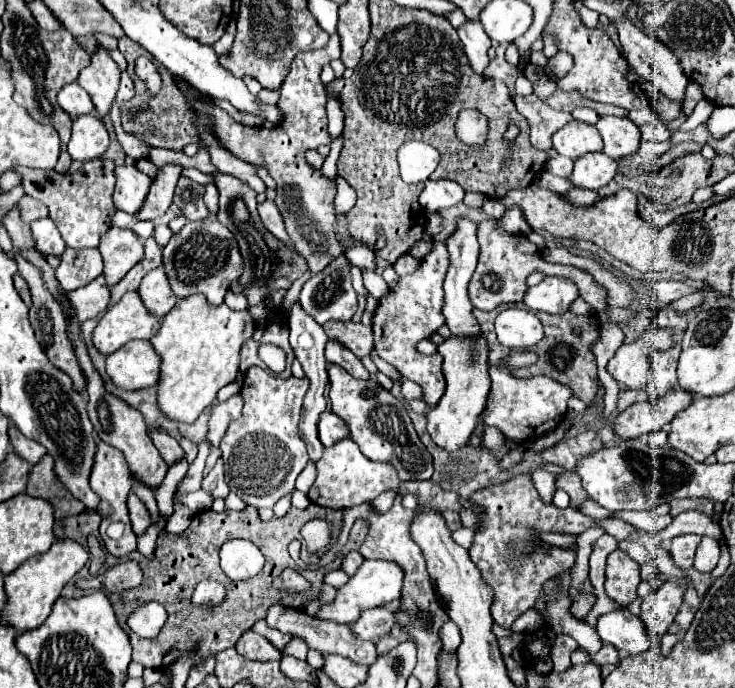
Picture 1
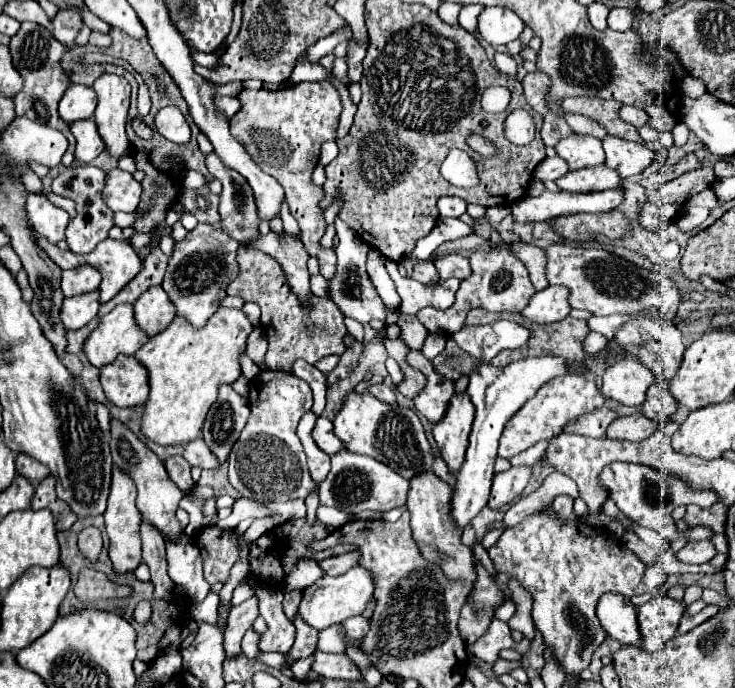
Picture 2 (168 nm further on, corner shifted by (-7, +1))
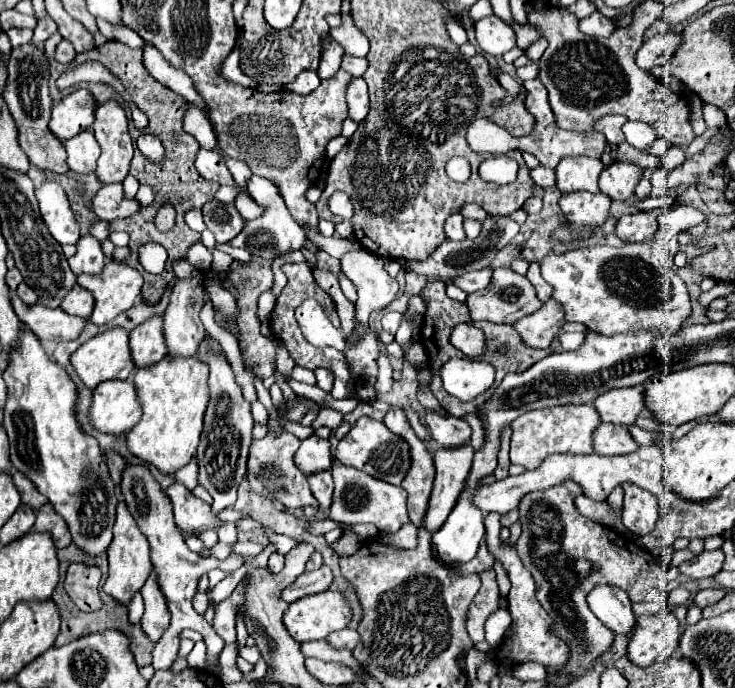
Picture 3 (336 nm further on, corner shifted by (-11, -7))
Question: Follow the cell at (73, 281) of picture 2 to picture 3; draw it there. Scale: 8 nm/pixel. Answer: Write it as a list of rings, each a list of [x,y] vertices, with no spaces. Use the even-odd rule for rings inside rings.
[[[75,286],[75,288],[63,298],[61,308],[63,308],[67,314],[89,318],[91,312],[93,312],[93,304],[95,304],[93,294],[87,292],[87,290],[81,288],[81,286]]]

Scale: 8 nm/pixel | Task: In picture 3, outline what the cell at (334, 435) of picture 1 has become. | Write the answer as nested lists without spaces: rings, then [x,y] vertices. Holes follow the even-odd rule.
[[[315,434],[305,438],[295,454],[295,464],[299,464],[301,472],[307,476],[317,470],[329,470],[333,466],[331,442],[325,438],[317,438]]]

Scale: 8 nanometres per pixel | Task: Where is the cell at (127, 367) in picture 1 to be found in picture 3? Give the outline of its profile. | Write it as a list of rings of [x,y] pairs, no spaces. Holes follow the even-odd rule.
[[[105,380],[93,390],[91,422],[109,434],[129,432],[141,418],[141,402],[131,380]]]

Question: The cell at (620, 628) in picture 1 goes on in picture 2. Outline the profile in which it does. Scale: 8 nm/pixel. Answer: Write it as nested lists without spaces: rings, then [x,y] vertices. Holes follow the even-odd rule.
[[[605,592],[597,602],[597,618],[605,632],[619,640],[621,644],[639,644],[639,626],[637,626],[637,610],[629,598],[619,592]]]

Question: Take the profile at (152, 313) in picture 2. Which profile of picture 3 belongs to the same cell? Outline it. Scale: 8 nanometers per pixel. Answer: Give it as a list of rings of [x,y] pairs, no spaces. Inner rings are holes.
[[[153,316],[139,324],[129,334],[129,348],[137,368],[151,366],[167,354],[167,344],[163,336],[163,318]]]

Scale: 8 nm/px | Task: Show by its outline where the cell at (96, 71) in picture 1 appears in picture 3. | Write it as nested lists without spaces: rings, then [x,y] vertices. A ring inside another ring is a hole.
[[[107,100],[105,104],[101,104],[97,108],[97,120],[93,124],[95,128],[95,138],[101,146],[101,156],[97,160],[97,176],[103,184],[111,184],[111,182],[123,182],[123,178],[129,172],[129,162],[133,158],[133,142],[129,136],[129,128],[127,128],[127,114],[123,110],[123,106],[117,100]]]

